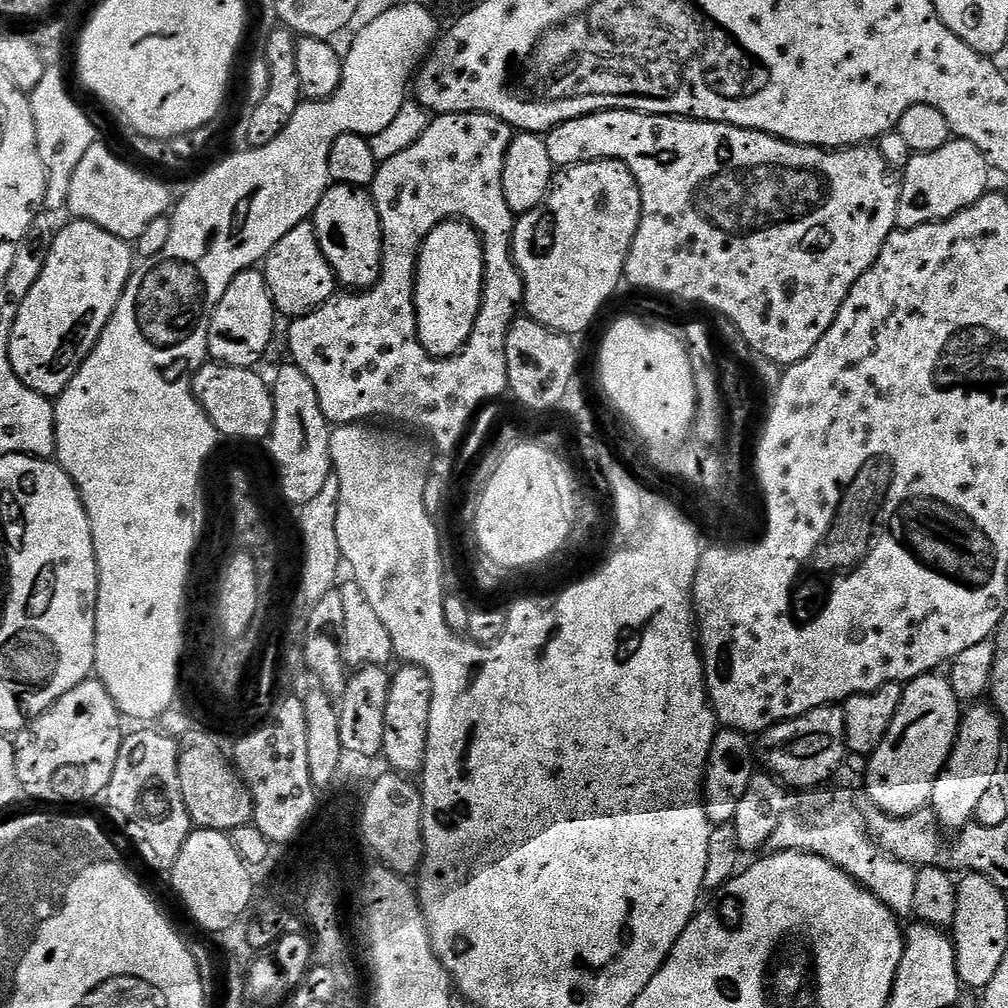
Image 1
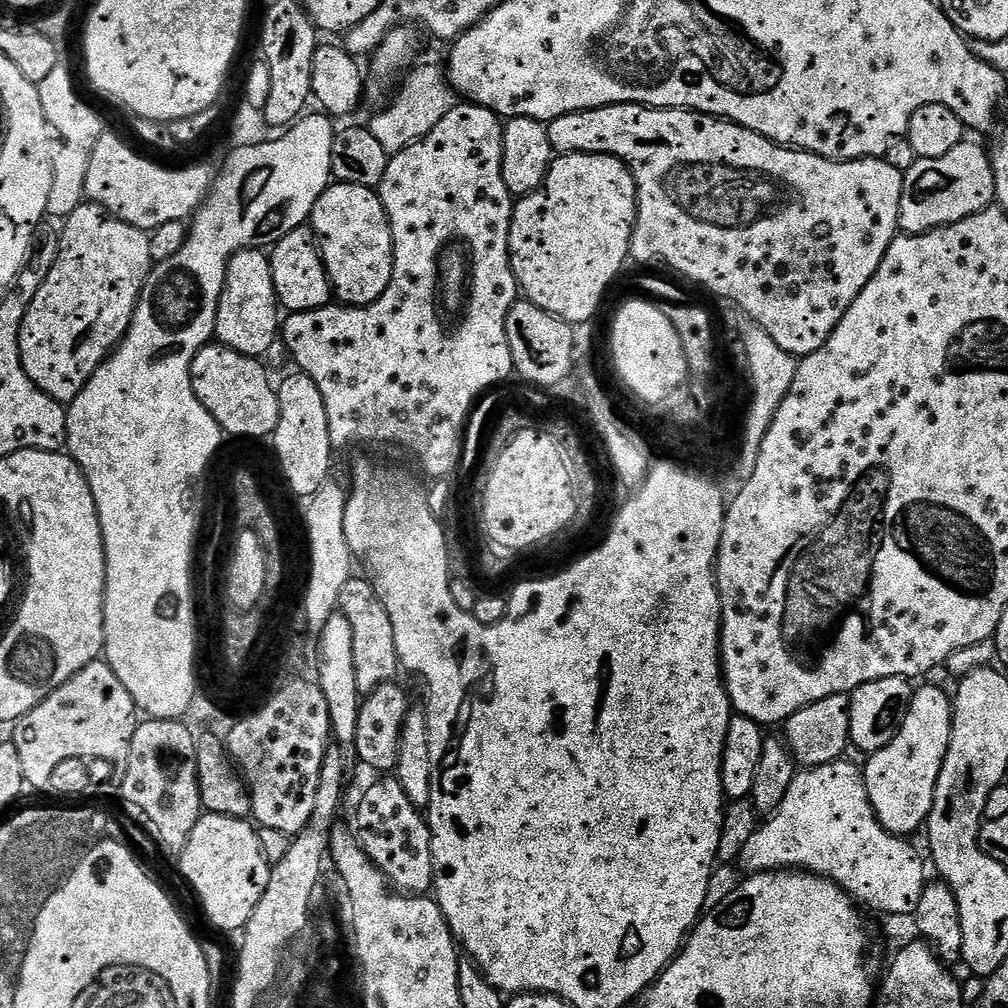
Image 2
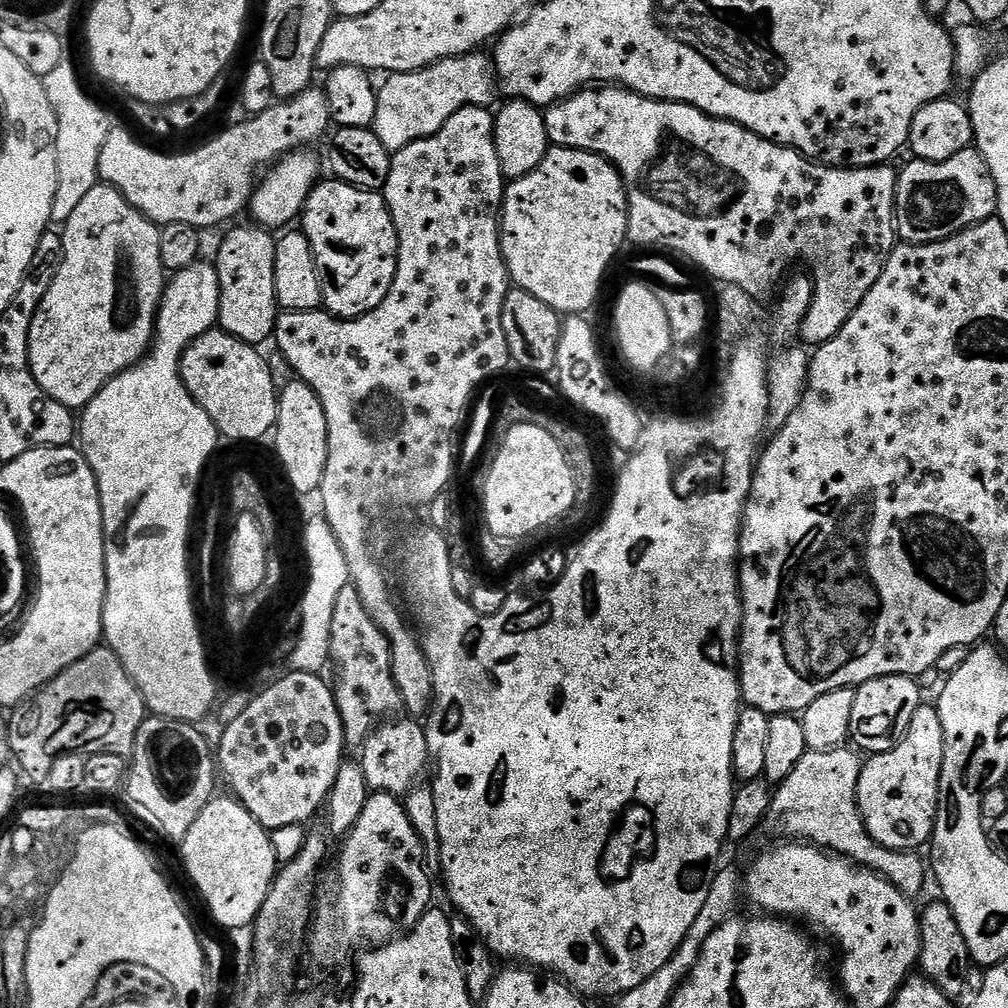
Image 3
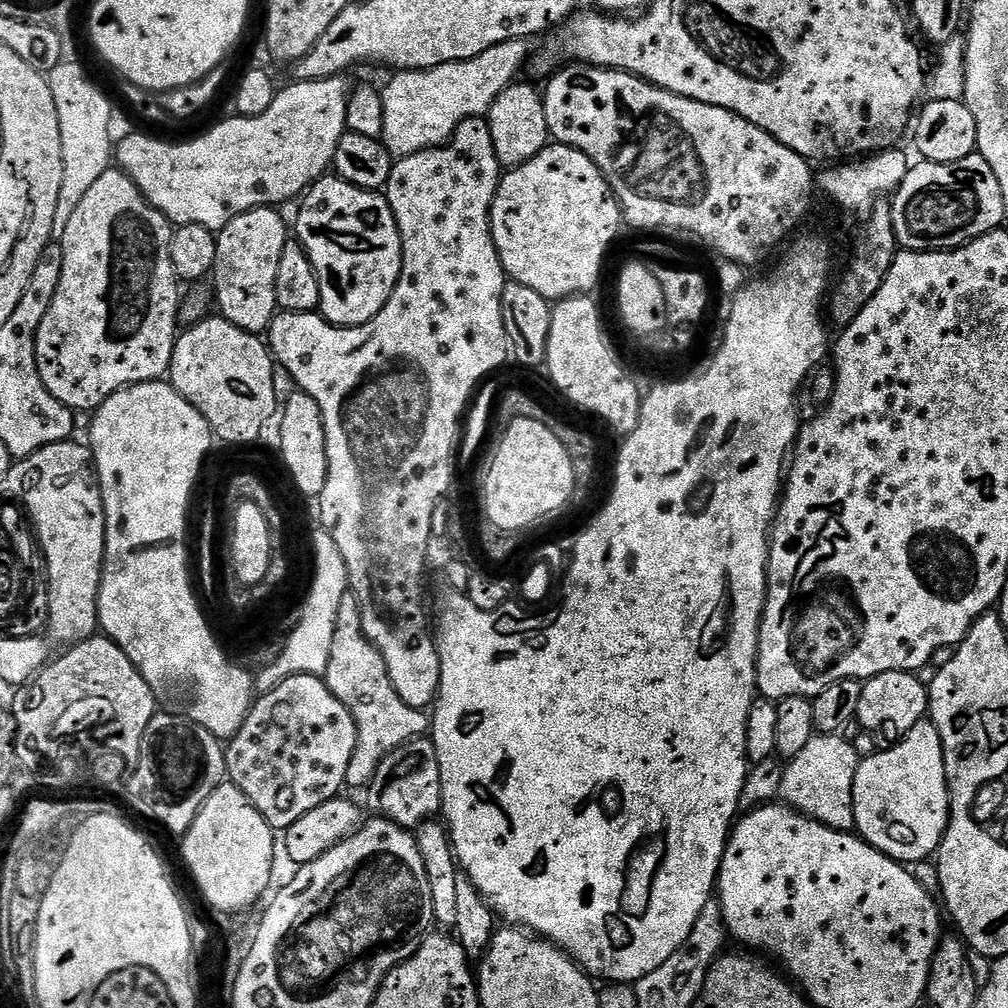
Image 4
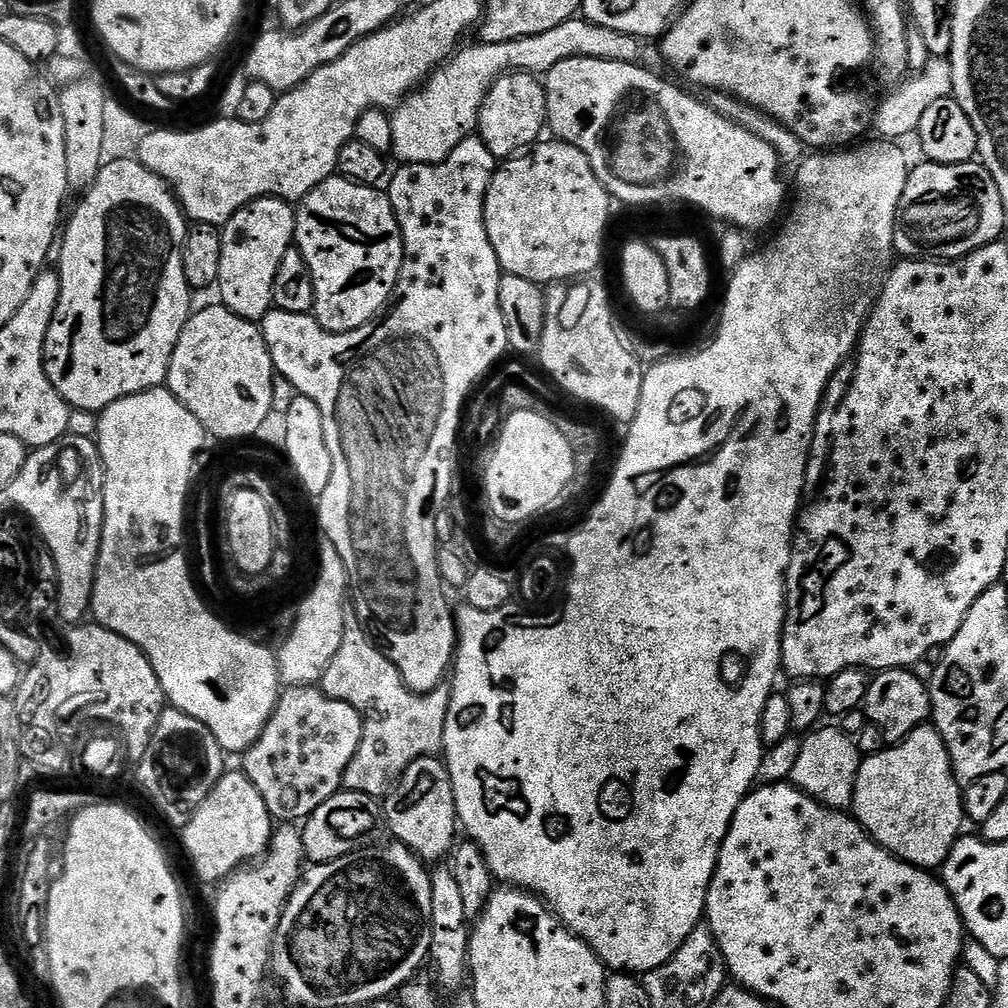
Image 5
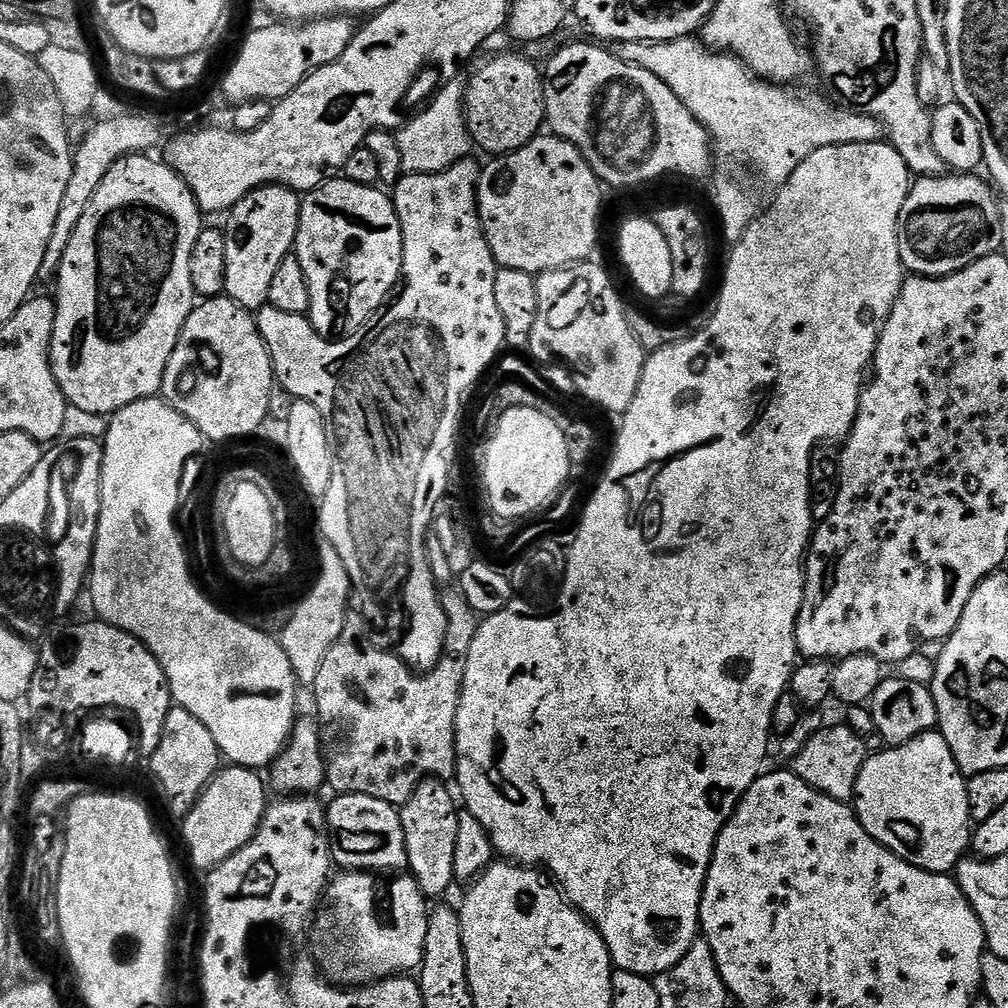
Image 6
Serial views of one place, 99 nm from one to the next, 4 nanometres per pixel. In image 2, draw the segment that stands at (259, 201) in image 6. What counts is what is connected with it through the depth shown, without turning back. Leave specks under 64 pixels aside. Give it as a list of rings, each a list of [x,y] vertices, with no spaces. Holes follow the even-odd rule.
[[[244,248],[228,263],[224,289],[218,302],[215,339],[243,356],[264,358],[270,350],[270,342],[277,340],[281,328],[282,312],[274,290],[269,253],[259,248]]]

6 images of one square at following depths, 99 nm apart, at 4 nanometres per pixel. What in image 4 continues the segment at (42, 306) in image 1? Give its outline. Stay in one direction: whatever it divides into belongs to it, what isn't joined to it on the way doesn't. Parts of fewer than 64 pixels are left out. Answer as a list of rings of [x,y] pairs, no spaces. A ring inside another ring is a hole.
[[[113,166],[108,169],[94,186],[78,202],[78,210],[74,210],[70,223],[66,225],[66,234],[59,237],[59,244],[62,246],[62,278],[58,282],[58,290],[54,294],[54,302],[50,302],[50,310],[46,310],[46,318],[42,318],[42,326],[38,326],[38,338],[36,339],[36,361],[38,362],[38,374],[58,398],[58,402],[65,404],[67,408],[75,410],[77,413],[91,413],[110,399],[115,392],[120,392],[123,388],[128,388],[131,384],[145,384],[151,380],[164,380],[169,375],[172,366],[172,355],[178,335],[176,320],[182,316],[182,295],[180,296],[181,281],[176,279],[174,270],[174,258],[170,258],[170,246],[172,245],[172,233],[174,225],[171,220],[167,220],[161,212],[151,202],[144,197],[126,173],[121,172],[119,167]]]

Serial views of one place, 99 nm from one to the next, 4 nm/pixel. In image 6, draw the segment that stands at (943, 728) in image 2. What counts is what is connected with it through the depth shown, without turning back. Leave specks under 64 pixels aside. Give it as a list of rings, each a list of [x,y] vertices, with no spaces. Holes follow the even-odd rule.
[[[939,731],[924,732],[910,742],[888,746],[877,756],[869,755],[856,776],[854,807],[862,826],[884,848],[900,856],[907,864],[927,872],[951,873],[969,851],[974,821],[968,801],[968,781],[956,765],[946,738]]]

